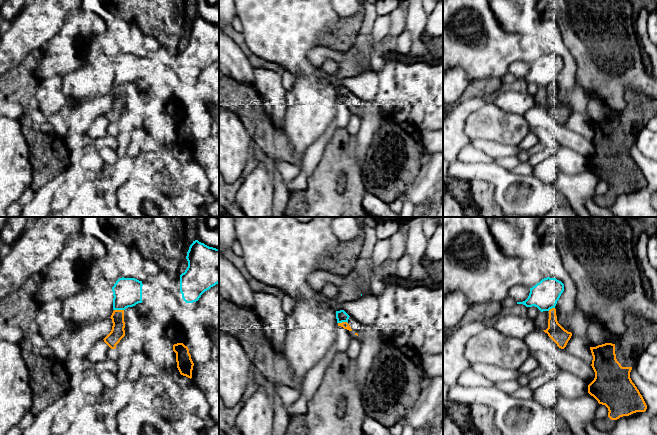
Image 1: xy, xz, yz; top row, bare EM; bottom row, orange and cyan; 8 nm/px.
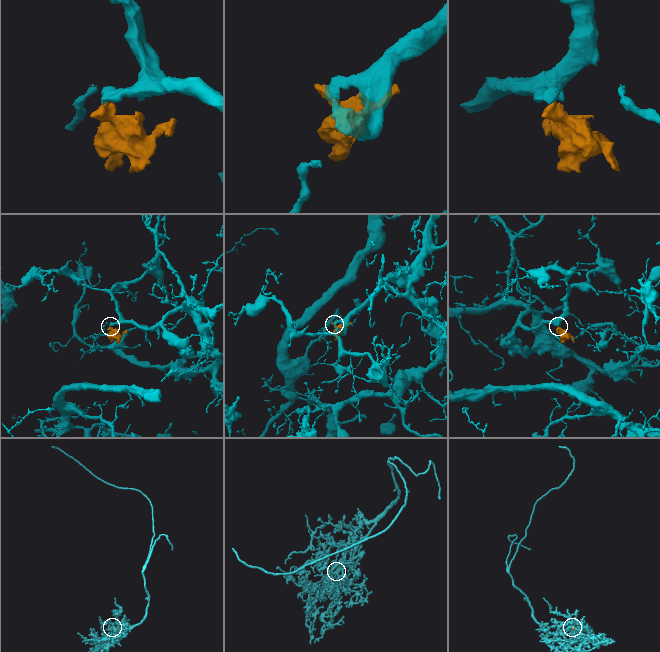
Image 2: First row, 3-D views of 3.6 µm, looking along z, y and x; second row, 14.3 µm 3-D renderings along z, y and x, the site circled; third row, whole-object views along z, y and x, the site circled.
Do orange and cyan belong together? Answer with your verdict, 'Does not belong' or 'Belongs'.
Does not belong

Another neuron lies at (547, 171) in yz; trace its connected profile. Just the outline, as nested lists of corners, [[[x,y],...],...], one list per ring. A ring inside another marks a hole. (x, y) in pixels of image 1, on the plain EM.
[[[551,156],[543,162],[536,165],[533,169],[533,175],[545,183],[555,185],[558,176],[558,163],[555,156]]]

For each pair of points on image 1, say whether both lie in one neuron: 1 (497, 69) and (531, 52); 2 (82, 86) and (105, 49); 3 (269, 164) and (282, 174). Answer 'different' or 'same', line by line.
1: same
2: same
3: same

